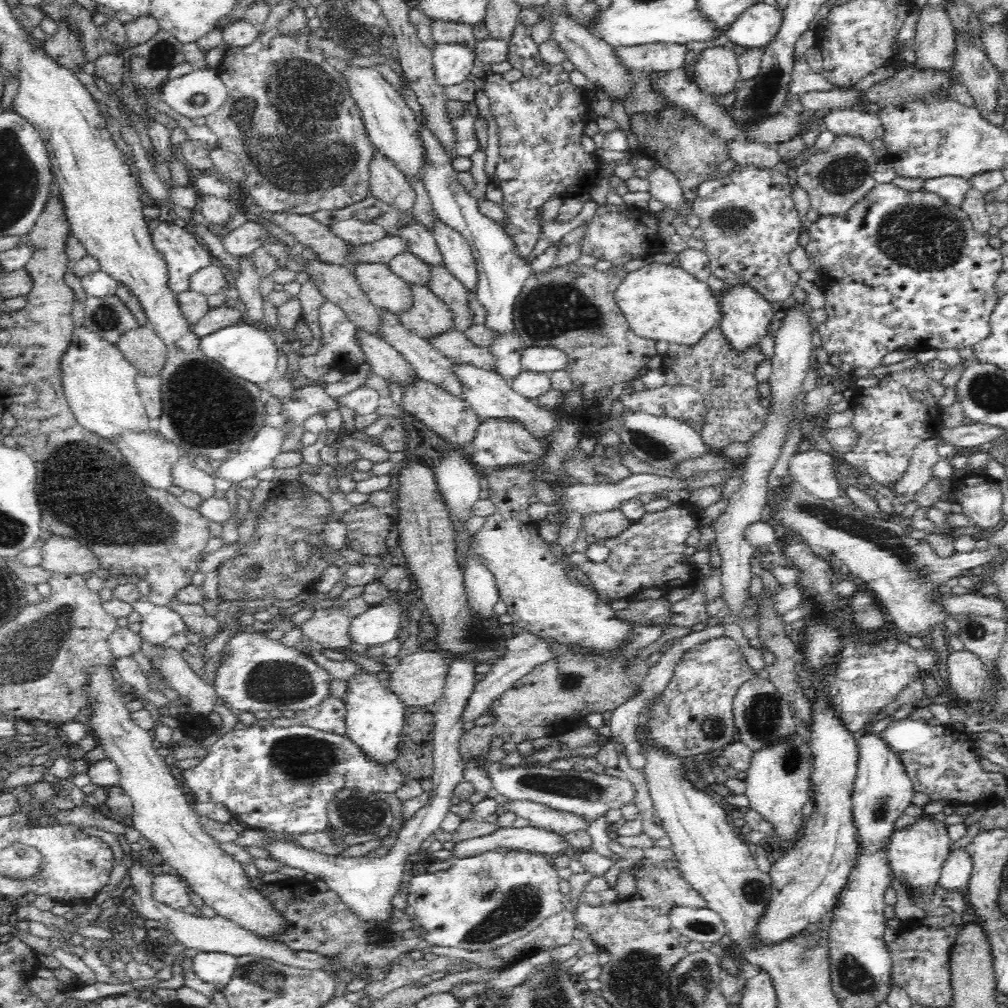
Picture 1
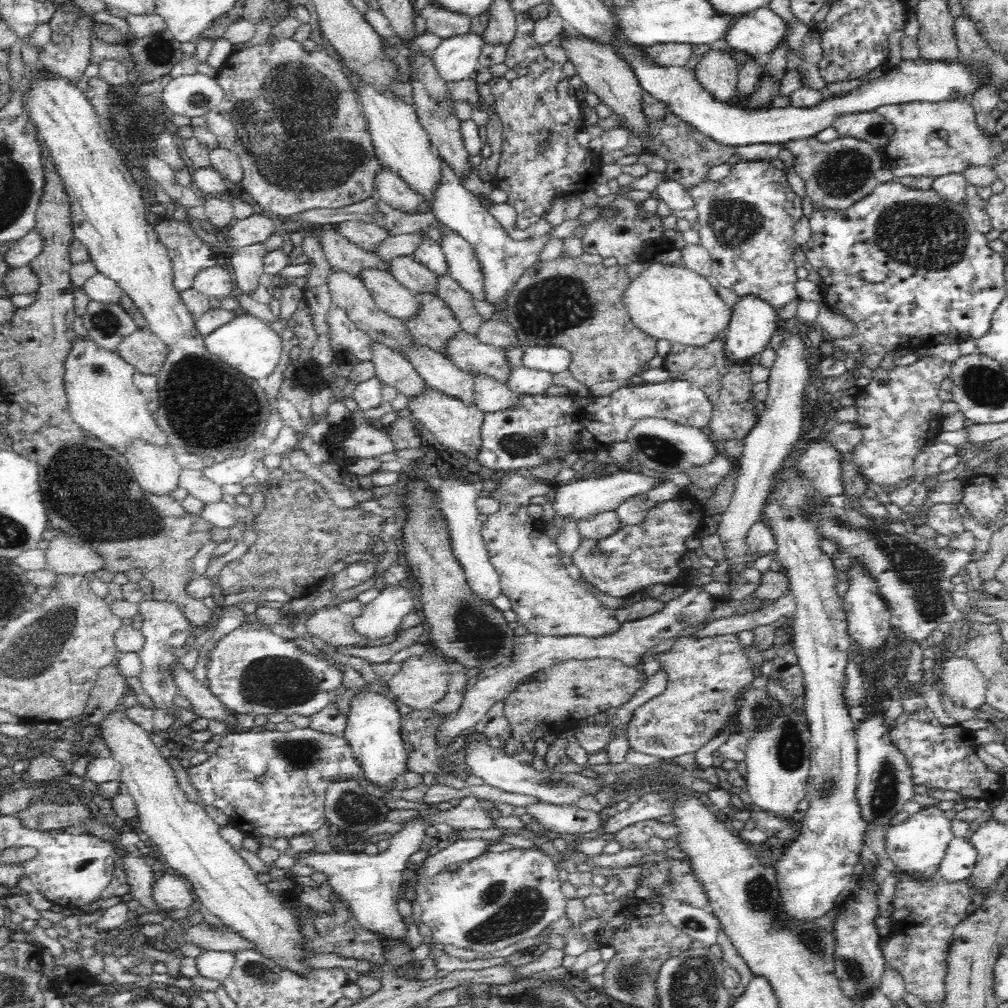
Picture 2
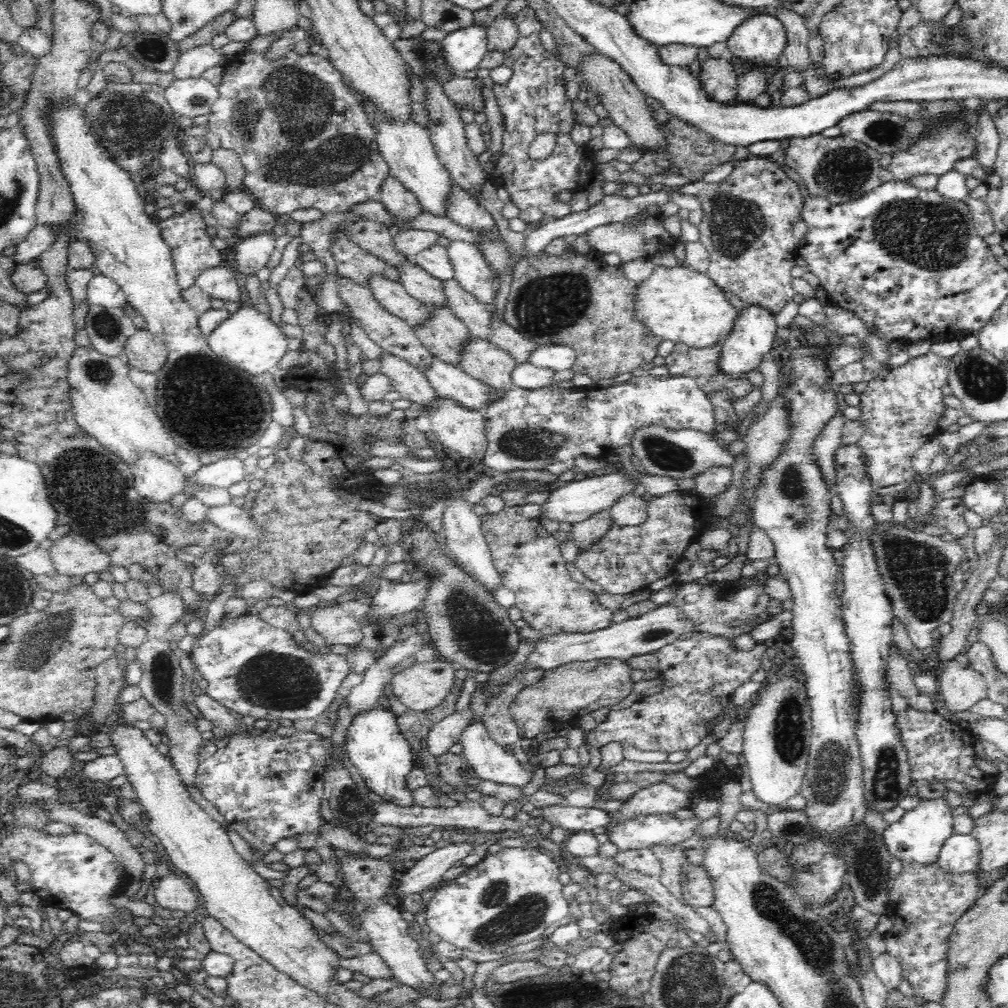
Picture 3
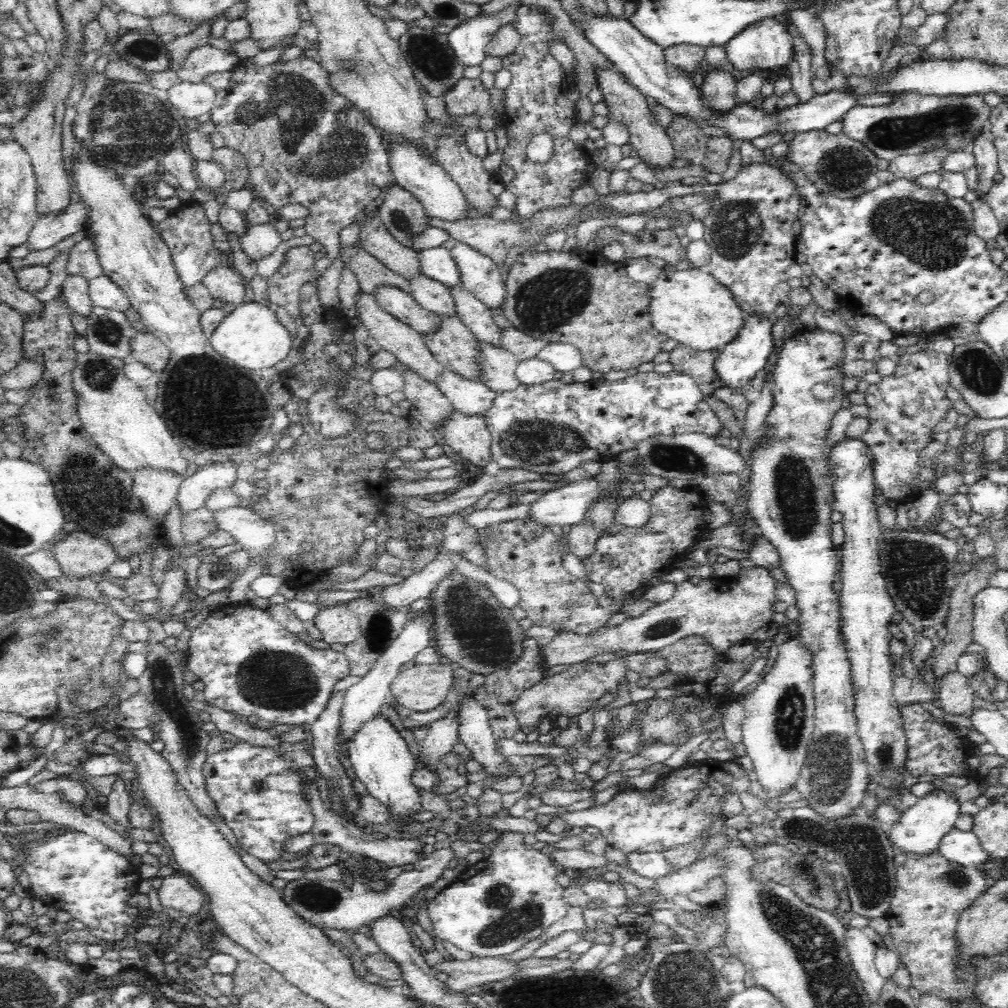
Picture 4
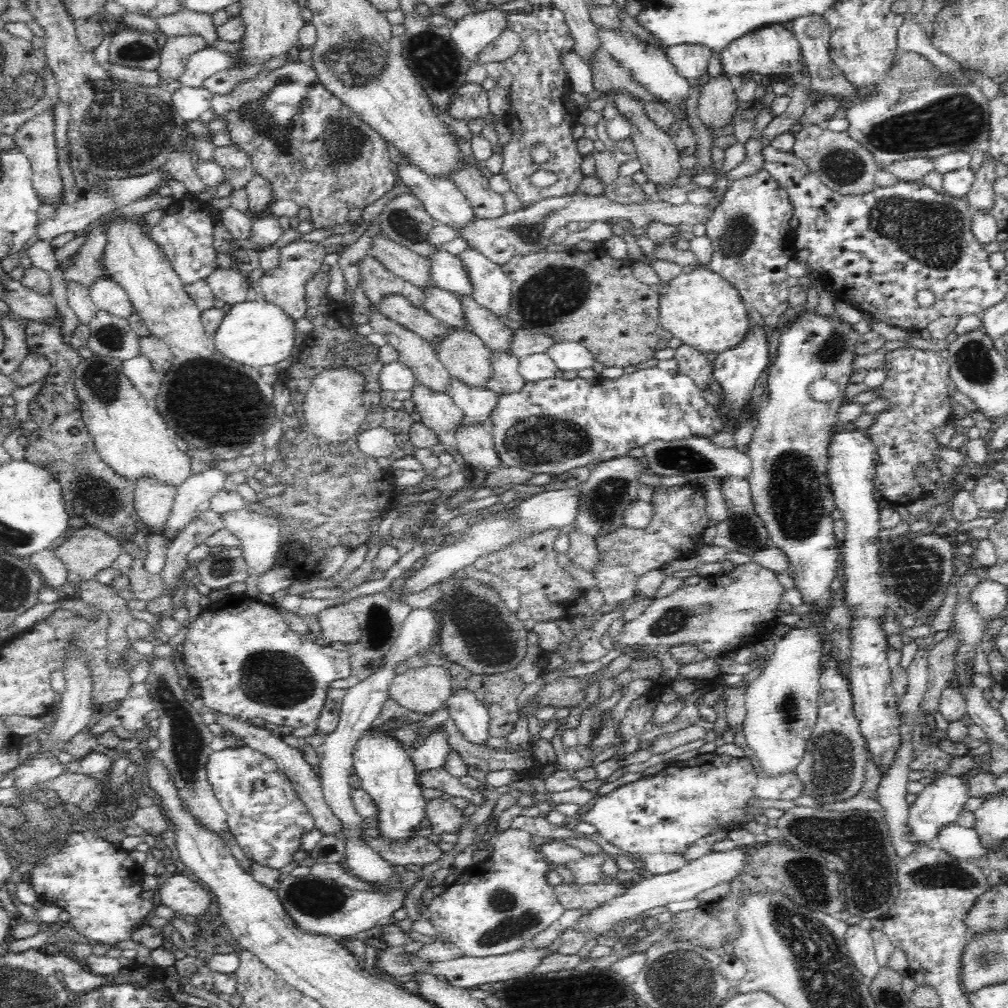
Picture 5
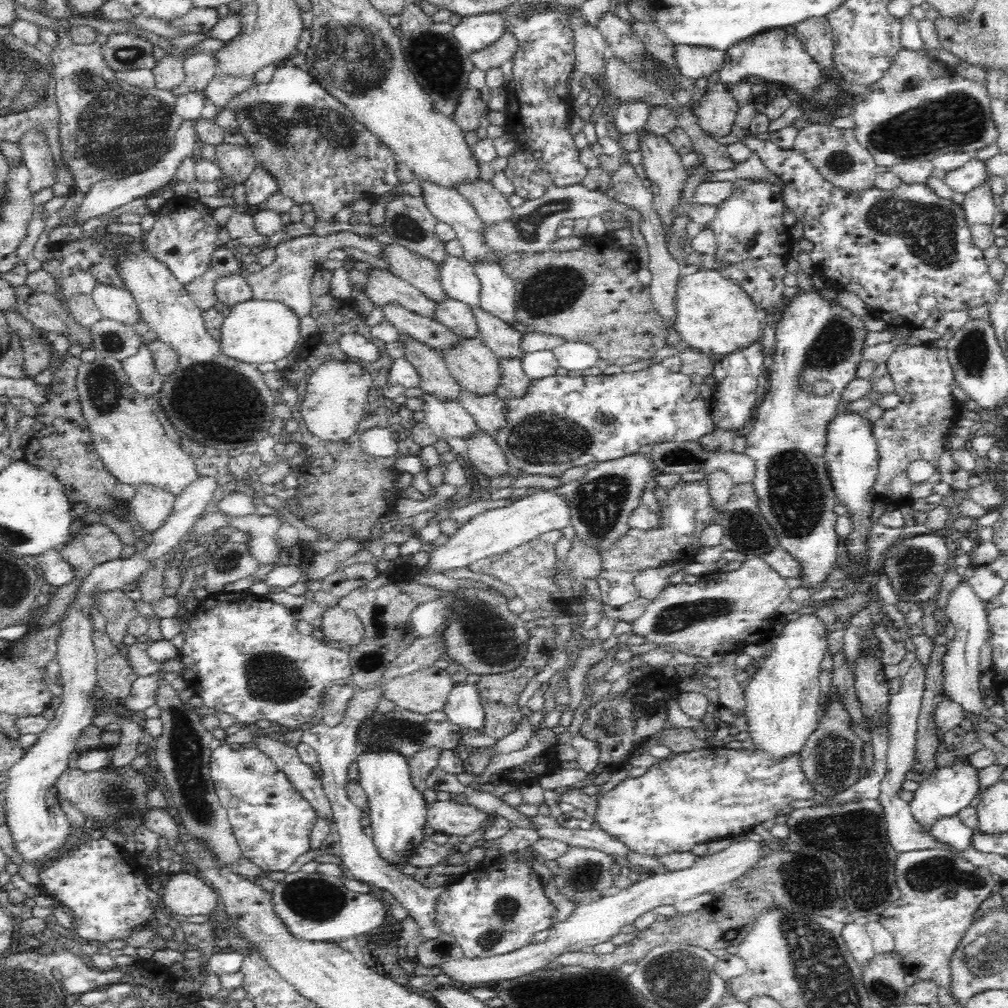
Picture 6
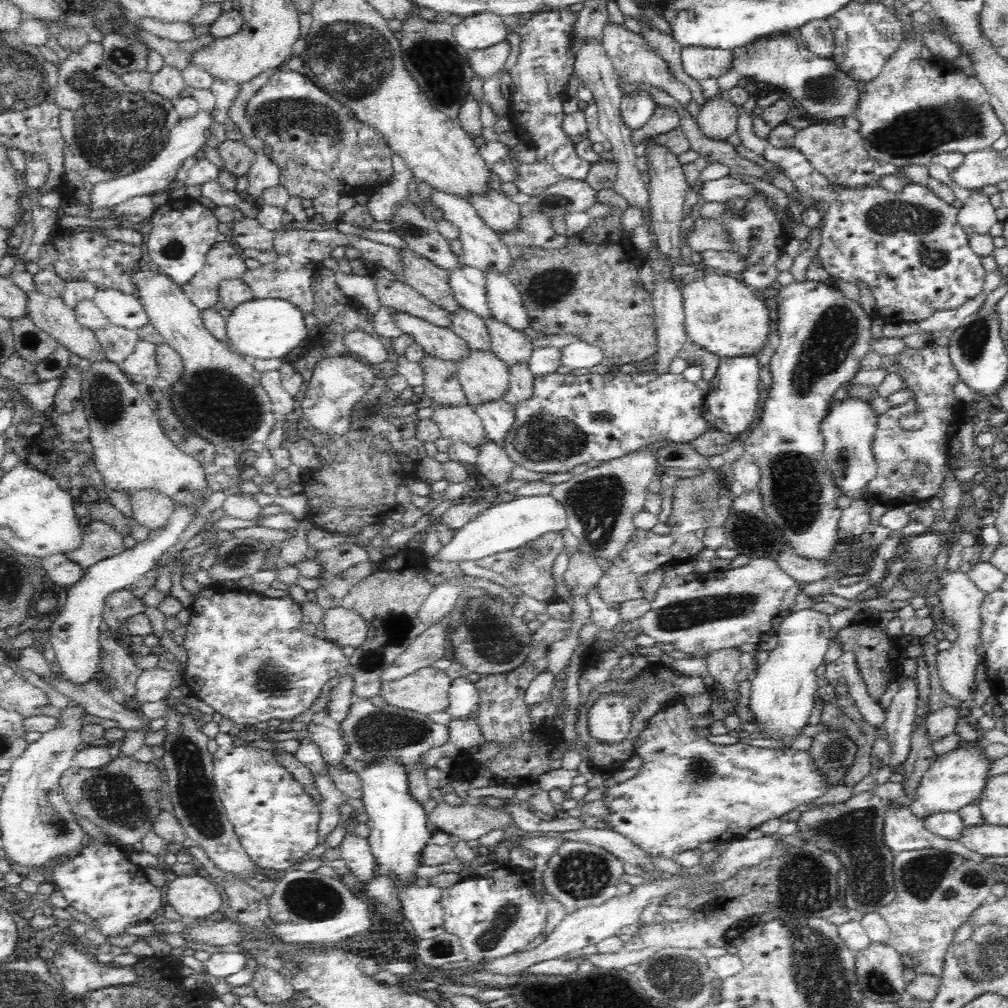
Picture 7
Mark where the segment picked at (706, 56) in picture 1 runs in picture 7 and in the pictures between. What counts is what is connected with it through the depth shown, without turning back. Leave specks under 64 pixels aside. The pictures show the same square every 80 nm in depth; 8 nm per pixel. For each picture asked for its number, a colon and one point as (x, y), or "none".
2: (718, 73)
3: (719, 79)
4: (719, 89)
5: (717, 104)
6: (716, 113)
7: (718, 118)

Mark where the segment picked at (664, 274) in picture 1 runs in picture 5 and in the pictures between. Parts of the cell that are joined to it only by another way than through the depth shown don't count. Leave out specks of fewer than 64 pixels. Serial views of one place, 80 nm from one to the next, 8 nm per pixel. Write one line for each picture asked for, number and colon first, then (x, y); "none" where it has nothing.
2: (664, 302)
3: (679, 304)
4: (690, 306)
5: (702, 310)

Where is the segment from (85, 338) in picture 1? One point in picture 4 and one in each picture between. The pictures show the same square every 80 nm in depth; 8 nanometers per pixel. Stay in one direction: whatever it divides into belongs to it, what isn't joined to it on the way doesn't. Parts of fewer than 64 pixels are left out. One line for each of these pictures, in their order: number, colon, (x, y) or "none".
2: (104, 401)
3: (107, 405)
4: (113, 410)

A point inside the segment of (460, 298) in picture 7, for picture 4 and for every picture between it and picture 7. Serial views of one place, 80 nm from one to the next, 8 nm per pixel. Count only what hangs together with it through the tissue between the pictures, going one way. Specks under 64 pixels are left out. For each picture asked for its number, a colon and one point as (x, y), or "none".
4: (437, 263)
5: (446, 271)
6: (456, 276)

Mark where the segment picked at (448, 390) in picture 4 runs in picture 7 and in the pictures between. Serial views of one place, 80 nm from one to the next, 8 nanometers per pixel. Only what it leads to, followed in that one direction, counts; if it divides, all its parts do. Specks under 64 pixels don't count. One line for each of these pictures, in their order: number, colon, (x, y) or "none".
5: (476, 401)
6: (486, 409)
7: (496, 416)

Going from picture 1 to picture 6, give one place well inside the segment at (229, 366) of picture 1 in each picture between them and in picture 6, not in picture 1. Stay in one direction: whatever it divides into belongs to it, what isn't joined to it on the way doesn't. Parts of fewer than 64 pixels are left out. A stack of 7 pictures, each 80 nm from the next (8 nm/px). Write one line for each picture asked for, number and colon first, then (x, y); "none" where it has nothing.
2: (248, 345)
3: (249, 340)
4: (252, 337)
5: (255, 333)
6: (256, 331)

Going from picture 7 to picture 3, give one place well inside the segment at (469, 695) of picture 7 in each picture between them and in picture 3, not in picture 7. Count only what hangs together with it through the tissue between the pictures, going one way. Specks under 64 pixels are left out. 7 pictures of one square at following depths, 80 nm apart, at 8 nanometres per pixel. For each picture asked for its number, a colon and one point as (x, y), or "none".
3: (488, 760)
4: (475, 734)
5: (471, 717)
6: (463, 708)

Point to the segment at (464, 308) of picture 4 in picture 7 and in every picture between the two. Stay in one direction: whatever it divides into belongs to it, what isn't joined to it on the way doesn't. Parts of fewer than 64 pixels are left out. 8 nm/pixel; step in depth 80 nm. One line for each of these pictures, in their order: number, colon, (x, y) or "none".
5: (482, 322)
6: (501, 338)
7: (512, 346)

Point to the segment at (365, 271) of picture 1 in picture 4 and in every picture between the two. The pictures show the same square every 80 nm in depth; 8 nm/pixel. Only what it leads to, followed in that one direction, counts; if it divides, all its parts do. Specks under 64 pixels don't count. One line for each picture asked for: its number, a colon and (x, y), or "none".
2: (392, 298)
3: (390, 294)
4: (399, 303)

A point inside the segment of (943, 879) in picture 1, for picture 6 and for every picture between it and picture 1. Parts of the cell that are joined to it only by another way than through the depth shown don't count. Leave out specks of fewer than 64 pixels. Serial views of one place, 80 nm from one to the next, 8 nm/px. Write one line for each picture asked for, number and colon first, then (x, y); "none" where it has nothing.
2: (960, 858)
3: (960, 854)
4: (963, 849)
5: (964, 844)
6: (950, 831)

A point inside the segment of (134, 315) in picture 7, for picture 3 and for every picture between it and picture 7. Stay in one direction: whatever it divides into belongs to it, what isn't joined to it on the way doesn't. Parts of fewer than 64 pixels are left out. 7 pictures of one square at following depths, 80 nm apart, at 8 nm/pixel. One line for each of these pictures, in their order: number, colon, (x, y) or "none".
3: (101, 290)
4: (103, 292)
5: (107, 295)
6: (113, 302)

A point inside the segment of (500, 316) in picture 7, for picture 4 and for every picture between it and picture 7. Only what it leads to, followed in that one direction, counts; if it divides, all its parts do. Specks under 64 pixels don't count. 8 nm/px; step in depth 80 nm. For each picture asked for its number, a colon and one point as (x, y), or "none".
4: (479, 275)
5: (490, 286)
6: (497, 291)

